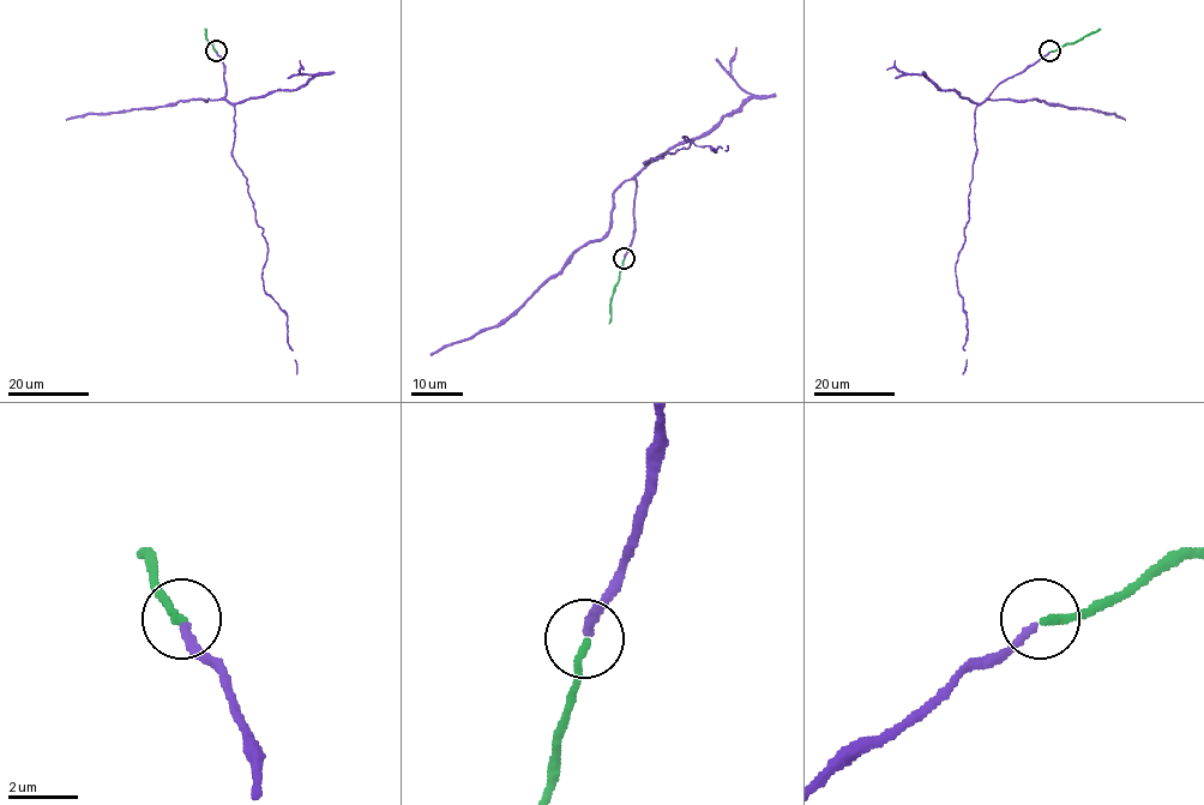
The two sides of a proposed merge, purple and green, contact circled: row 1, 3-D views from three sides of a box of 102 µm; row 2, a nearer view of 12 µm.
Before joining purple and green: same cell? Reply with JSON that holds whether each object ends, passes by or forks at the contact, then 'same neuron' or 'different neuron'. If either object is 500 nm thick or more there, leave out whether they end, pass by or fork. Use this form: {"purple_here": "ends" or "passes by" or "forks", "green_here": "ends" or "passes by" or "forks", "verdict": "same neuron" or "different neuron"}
{"purple_here": "ends", "green_here": "ends", "verdict": "same neuron"}

